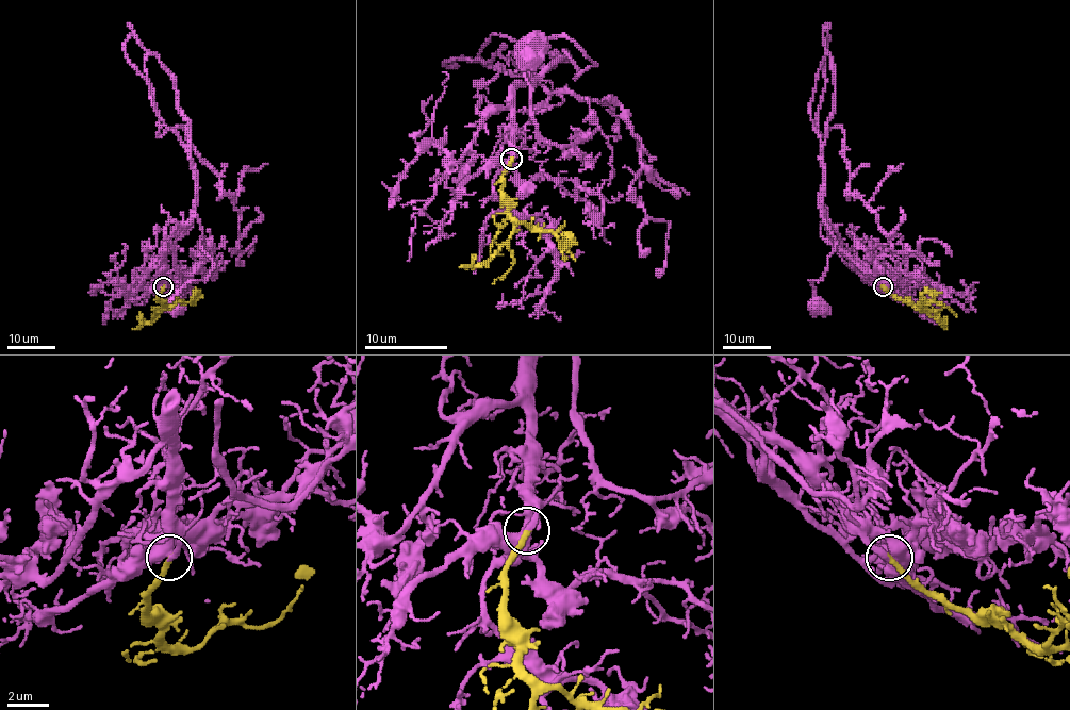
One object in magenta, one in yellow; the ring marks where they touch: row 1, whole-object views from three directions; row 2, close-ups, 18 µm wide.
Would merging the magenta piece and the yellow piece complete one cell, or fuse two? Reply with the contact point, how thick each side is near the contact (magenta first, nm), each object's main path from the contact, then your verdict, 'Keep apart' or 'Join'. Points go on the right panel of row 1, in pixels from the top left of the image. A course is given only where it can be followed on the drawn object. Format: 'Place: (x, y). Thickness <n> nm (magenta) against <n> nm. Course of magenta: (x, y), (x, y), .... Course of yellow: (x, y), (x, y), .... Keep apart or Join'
Place: (883, 286). Thickness 280 nm (magenta) against 280 nm. Course of magenta: (883, 286), (844, 249), (838, 232), (823, 214), (836, 247), (827, 269), (820, 280), (811, 281), (821, 303). Course of yellow: (883, 286), (937, 320), (943, 320), (945, 329). Join

